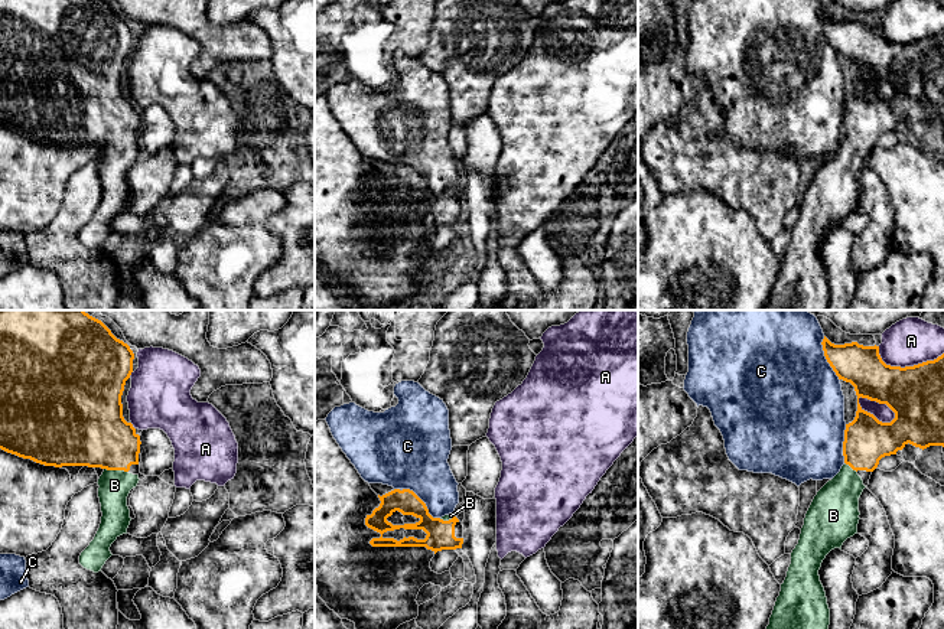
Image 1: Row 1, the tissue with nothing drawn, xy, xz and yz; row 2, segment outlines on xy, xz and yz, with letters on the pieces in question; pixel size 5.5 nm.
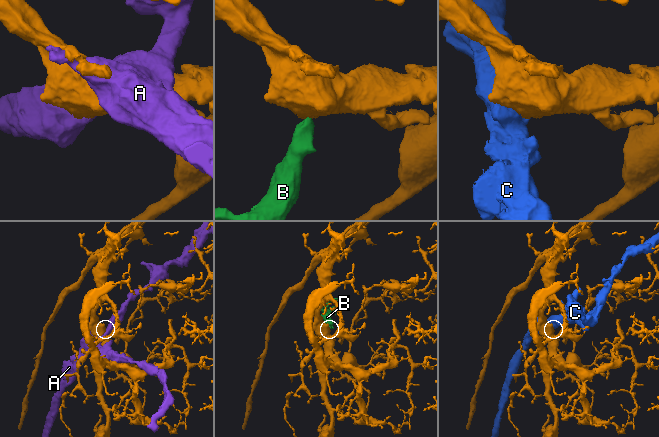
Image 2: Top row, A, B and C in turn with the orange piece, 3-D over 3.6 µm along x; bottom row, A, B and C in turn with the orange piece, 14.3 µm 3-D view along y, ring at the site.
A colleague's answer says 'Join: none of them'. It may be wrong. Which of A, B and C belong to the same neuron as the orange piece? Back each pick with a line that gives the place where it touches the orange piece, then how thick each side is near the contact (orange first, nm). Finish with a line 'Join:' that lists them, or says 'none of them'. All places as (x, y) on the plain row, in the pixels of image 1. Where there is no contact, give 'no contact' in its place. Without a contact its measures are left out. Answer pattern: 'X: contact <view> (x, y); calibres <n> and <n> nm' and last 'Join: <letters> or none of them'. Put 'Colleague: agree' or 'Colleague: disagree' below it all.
B: contact xy (116, 146); calibres 380 and 180 nm
Join: B
Colleague: disagree

